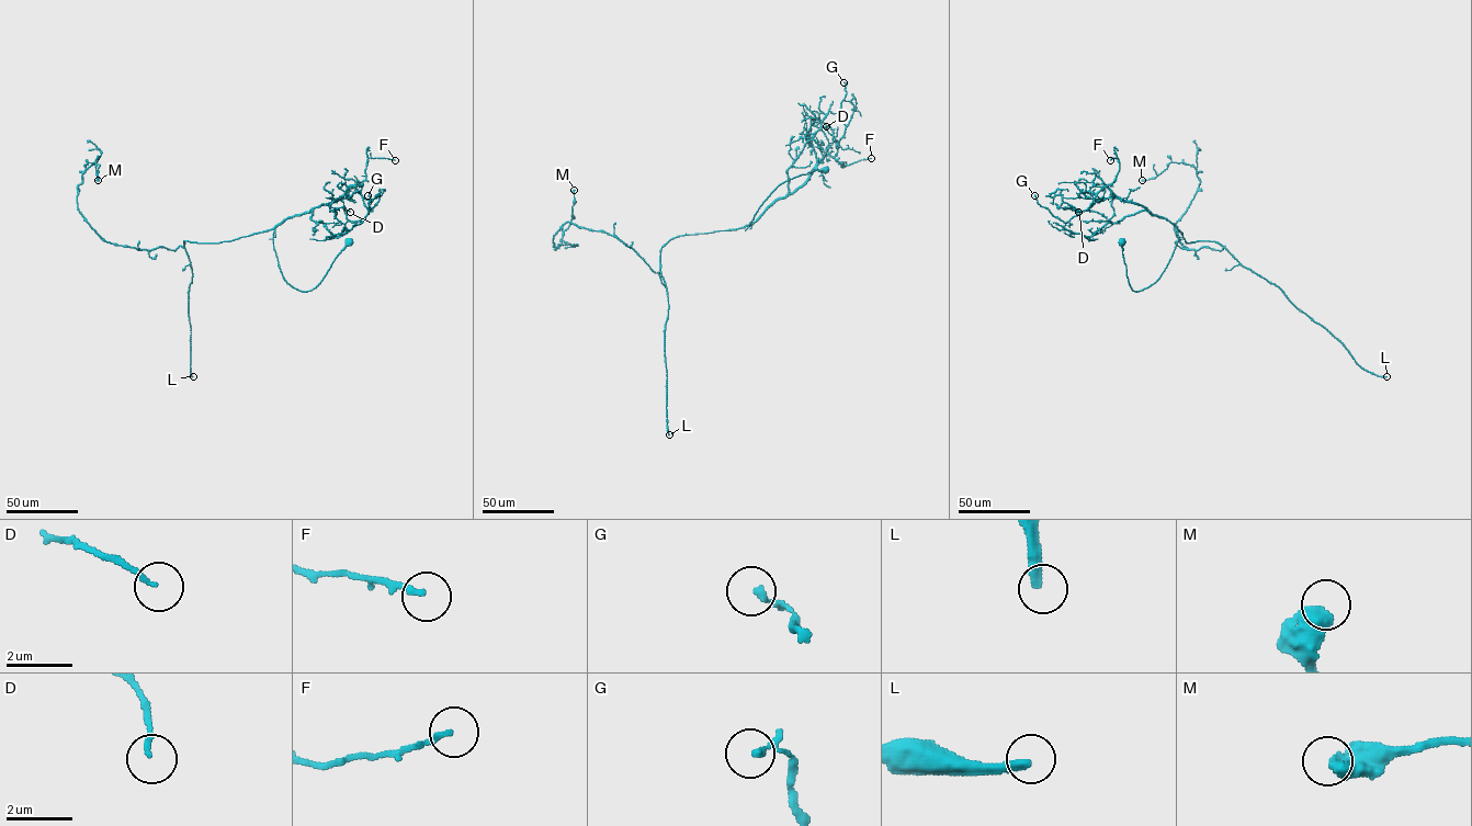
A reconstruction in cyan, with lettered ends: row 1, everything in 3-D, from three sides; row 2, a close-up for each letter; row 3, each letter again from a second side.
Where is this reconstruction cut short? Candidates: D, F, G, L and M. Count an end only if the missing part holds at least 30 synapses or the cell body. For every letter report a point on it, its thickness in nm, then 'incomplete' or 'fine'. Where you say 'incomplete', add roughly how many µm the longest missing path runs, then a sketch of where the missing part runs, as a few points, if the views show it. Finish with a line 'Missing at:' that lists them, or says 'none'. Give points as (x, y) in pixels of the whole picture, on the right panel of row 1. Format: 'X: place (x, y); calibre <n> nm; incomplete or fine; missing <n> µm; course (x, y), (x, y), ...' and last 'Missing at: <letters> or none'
D: place (1078, 212); calibre 140 nm; fine
F: place (1110, 160); calibre 150 nm; fine
G: place (1034, 195); calibre 200 nm; fine
L: place (1386, 376); calibre 320 nm; incomplete; missing 350 µm
M: place (1142, 180); calibre 600 nm; fine
Missing at: L

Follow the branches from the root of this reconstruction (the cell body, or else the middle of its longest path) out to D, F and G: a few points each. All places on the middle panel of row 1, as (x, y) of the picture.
D: (826, 169), (780, 183), (749, 226), (797, 190), (815, 166), (816, 153), (805, 138), (814, 111), (826, 126)
F: (826, 169), (780, 183), (749, 226), (777, 200), (797, 190), (825, 155), (841, 167), (871, 158)
G: (826, 169), (780, 183), (749, 226), (787, 194), (787, 170), (828, 112), (839, 110), (846, 92), (844, 82)

